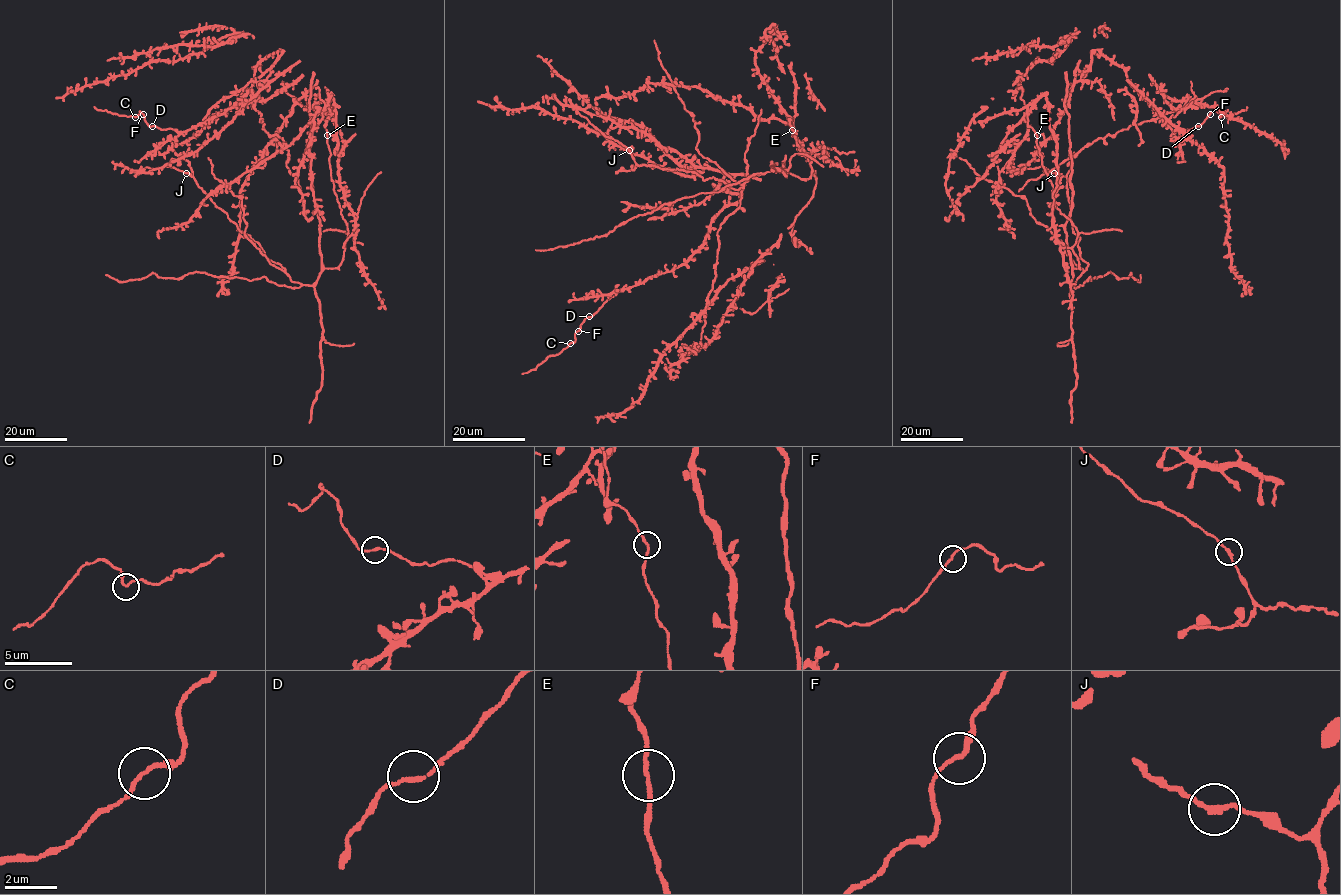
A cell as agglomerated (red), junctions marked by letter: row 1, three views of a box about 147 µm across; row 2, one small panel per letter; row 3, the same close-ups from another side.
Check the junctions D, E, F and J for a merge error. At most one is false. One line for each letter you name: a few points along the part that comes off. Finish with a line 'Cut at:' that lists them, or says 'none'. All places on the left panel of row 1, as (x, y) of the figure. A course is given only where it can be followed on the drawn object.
Cut at: none

